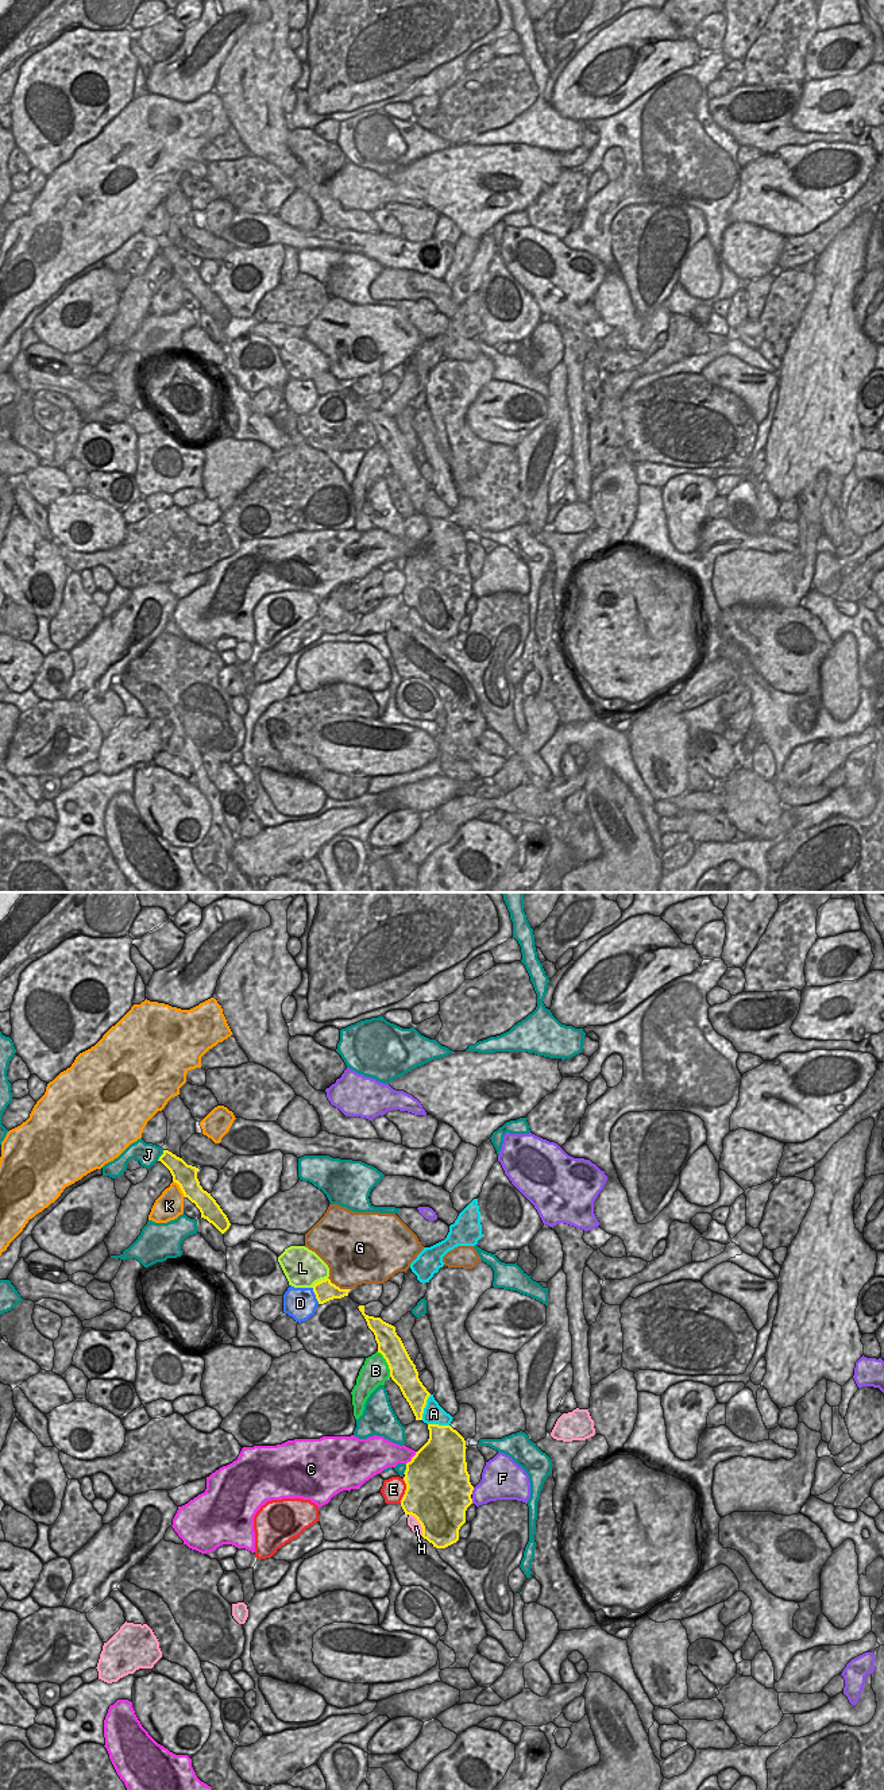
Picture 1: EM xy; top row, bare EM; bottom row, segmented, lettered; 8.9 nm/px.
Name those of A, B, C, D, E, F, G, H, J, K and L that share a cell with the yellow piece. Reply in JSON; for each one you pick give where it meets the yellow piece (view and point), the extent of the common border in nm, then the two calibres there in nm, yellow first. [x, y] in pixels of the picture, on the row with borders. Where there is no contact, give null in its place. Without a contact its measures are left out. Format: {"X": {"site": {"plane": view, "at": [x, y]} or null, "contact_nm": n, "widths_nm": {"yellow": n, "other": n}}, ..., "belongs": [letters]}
{"belongs": []}

